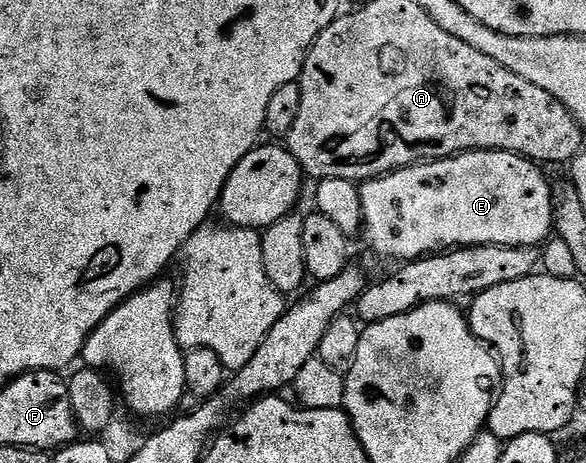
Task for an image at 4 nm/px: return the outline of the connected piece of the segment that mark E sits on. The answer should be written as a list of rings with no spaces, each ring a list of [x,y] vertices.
[[[472,149],[456,157],[422,161],[419,165],[373,177],[360,186],[363,238],[375,256],[396,263],[419,261],[426,255],[470,245],[502,245],[520,249],[528,245],[540,246],[550,240],[553,233],[553,185],[545,178],[544,171],[540,164],[517,153]]]

